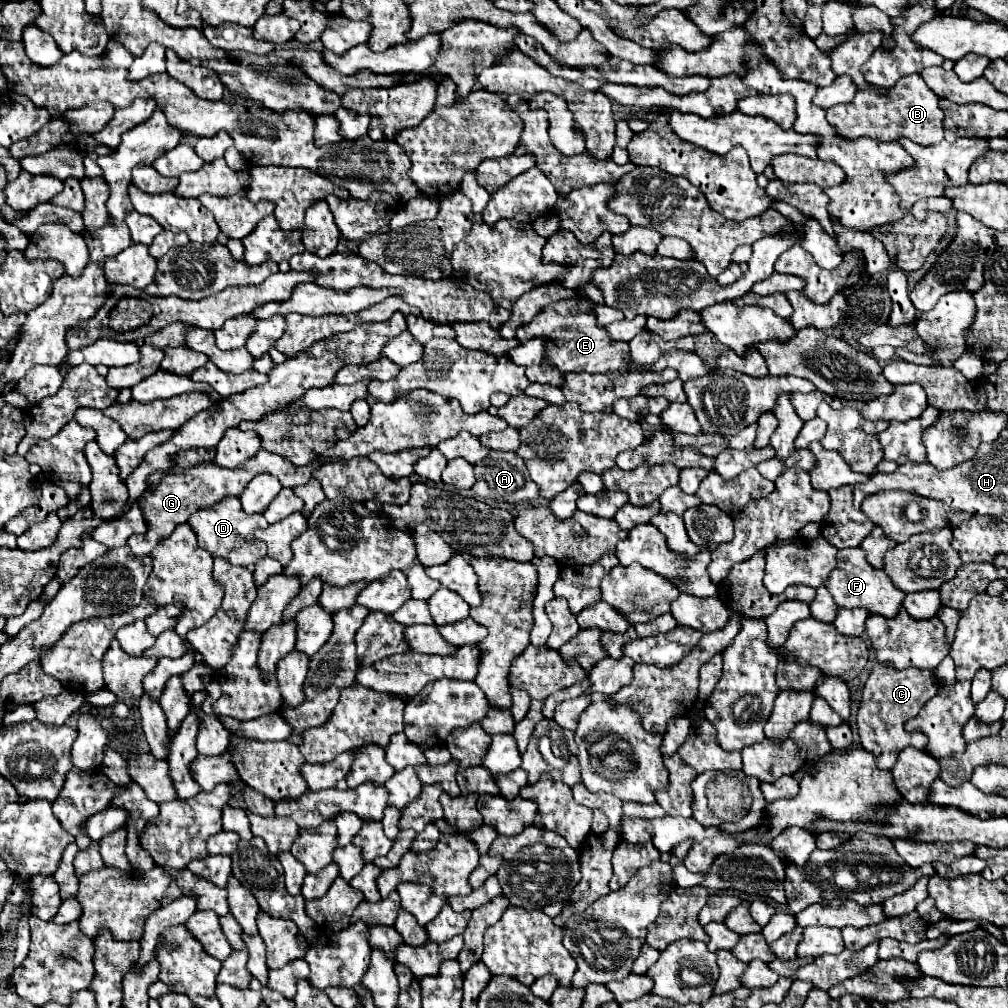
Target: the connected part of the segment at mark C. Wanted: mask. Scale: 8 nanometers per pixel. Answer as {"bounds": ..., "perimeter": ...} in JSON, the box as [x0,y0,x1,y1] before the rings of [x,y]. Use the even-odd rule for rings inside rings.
{"bounds":[857,664,939,770],"perimeter":[[[877,664],[871,670],[859,702],[857,724],[861,746],[875,756],[881,770],[891,770],[899,758],[899,752],[907,746],[925,750],[925,736],[921,736],[921,732],[907,732],[903,726],[925,706],[927,700],[937,694],[937,682],[939,680],[933,672],[921,672],[917,668],[893,672],[891,668],[881,668],[881,664]]]}

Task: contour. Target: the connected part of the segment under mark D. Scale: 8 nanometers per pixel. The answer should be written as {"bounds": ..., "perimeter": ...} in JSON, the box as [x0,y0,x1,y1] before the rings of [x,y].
{"bounds":[189,498,267,568],"perimeter":[[[237,498],[221,500],[221,504],[215,504],[211,508],[205,508],[201,512],[195,512],[189,518],[191,528],[197,534],[197,542],[201,548],[205,548],[213,558],[225,558],[233,566],[245,566],[253,568],[255,566],[255,552],[267,552],[265,542],[255,538],[255,528],[267,528],[267,520],[261,514],[245,514],[241,508],[241,502]]]}

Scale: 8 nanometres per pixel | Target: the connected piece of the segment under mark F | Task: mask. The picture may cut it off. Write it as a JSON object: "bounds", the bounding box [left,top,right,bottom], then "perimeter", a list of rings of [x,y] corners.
{"bounds":[825,548,905,618],"perimeter":[[[845,548],[837,552],[837,568],[829,574],[825,588],[833,596],[835,604],[841,608],[865,608],[871,614],[883,616],[883,618],[895,618],[901,610],[905,594],[897,588],[893,588],[889,576],[885,576],[883,570],[877,570],[869,566],[865,560],[865,554],[861,554],[861,548]]]}

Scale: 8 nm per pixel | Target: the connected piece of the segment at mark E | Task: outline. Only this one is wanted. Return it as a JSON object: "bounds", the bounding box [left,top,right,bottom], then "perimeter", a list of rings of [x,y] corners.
{"bounds":[517,298,631,374],"perimeter":[[[569,298],[569,300],[561,300],[557,304],[551,304],[549,308],[545,308],[545,312],[541,312],[541,316],[537,316],[537,320],[525,324],[525,328],[517,330],[517,338],[519,340],[529,340],[531,336],[535,338],[545,338],[545,358],[563,374],[567,372],[589,372],[589,374],[597,374],[597,372],[629,372],[629,360],[631,360],[629,346],[627,342],[617,342],[613,340],[607,330],[603,326],[597,324],[595,320],[595,312],[591,310],[589,304],[581,304],[581,298]]]}

